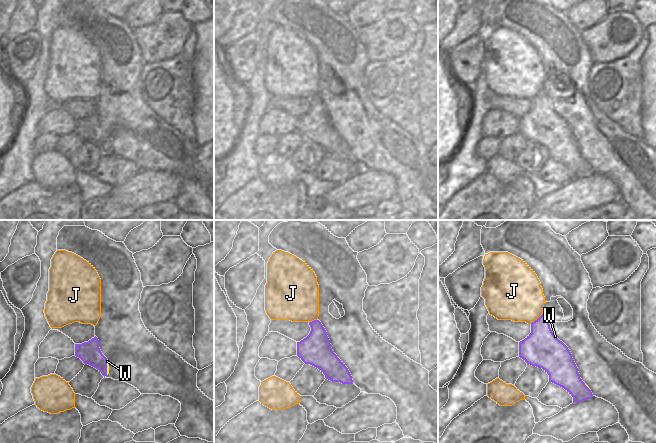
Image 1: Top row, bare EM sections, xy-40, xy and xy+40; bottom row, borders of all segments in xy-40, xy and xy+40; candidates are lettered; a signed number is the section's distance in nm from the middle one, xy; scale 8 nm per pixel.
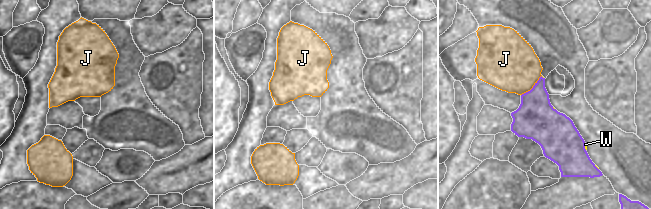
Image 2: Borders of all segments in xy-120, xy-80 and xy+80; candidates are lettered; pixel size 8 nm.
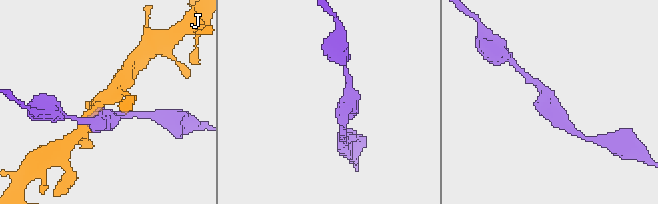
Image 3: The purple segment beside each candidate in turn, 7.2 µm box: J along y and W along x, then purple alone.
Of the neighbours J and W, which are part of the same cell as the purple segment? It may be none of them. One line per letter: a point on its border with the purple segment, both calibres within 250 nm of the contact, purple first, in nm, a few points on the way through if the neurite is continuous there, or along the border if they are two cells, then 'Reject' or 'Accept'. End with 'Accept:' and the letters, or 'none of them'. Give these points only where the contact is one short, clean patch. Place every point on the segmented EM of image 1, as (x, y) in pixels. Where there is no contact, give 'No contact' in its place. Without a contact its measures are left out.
J: Touches purple at xy+40 (537, 318). Thickness 300 nm (purple) against 420 nm. Reject
W: Touches purple at xy-40 (106, 367). Thickness 180 nm (purple) against 20 nm. Accept
Accept: W.

